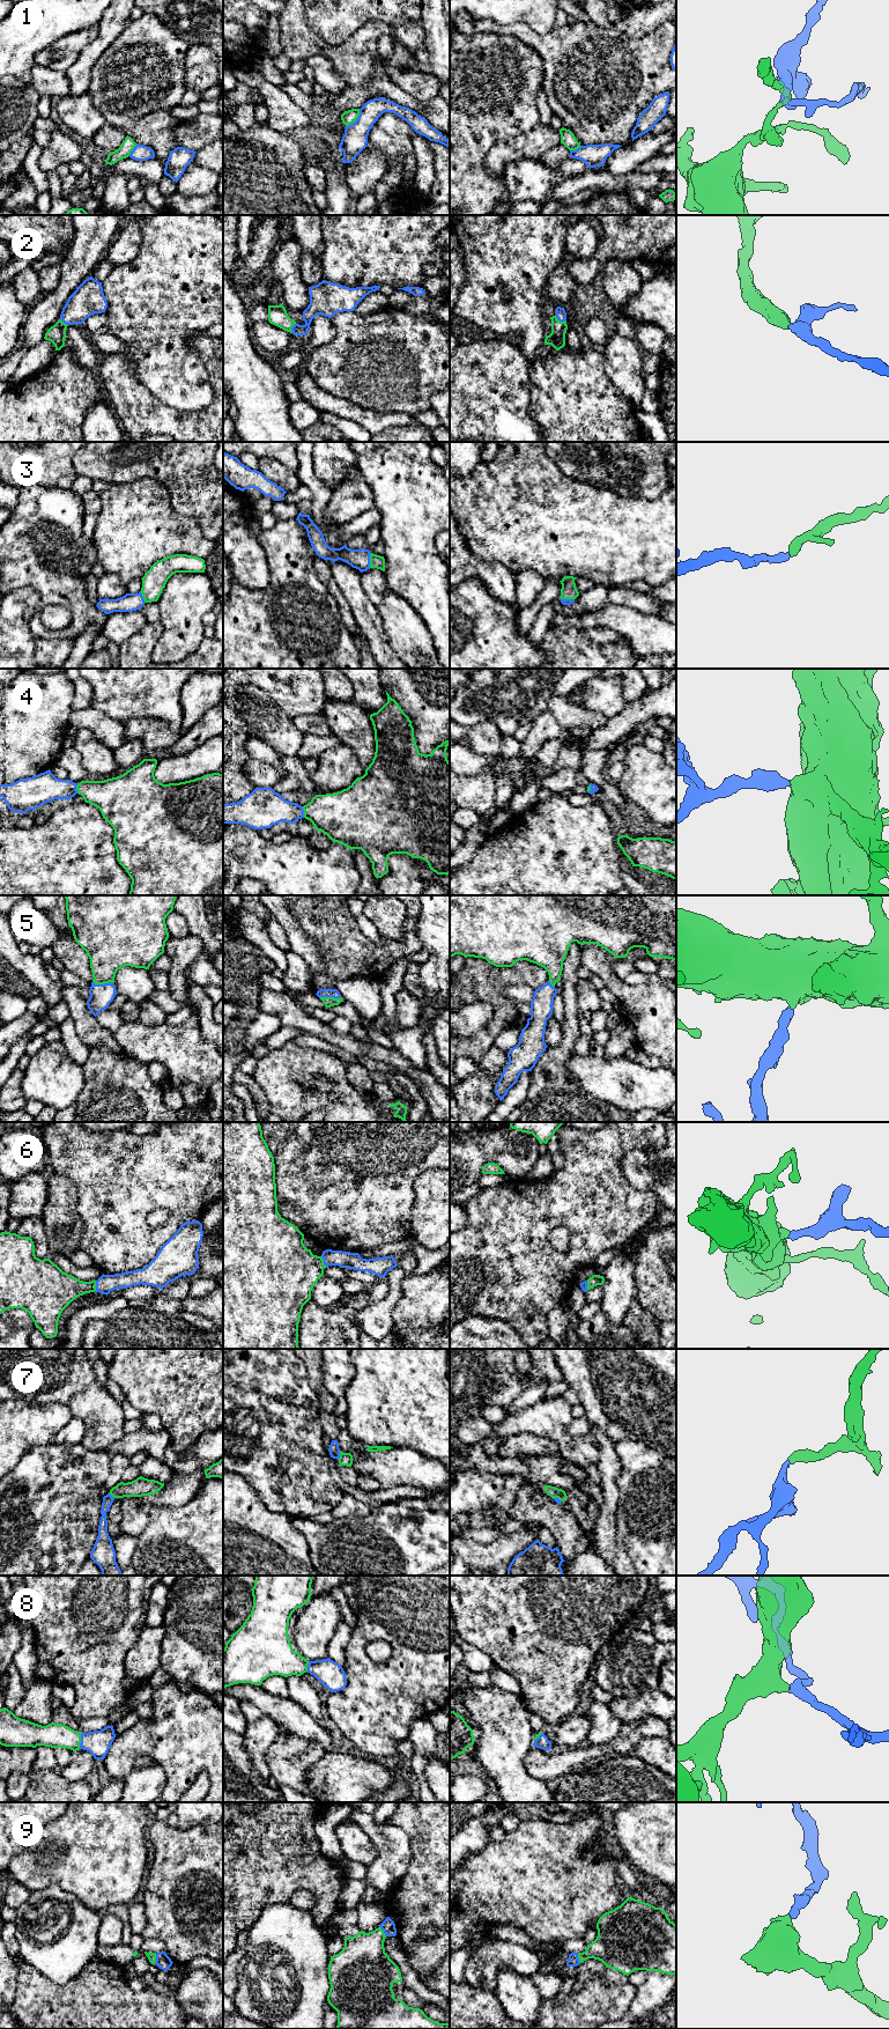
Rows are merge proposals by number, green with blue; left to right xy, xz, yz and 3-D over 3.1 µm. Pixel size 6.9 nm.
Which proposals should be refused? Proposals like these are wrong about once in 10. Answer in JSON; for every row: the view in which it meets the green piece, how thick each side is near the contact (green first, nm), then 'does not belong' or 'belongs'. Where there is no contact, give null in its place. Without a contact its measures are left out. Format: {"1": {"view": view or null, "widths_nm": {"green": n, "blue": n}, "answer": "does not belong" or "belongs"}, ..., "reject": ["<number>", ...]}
{"1": {"view": "xz", "widths_nm": {"green": 100, "blue": 170}, "answer": "does not belong"}, "2": {"view": "yz", "widths_nm": {"green": 110, "blue": 70}, "answer": "belongs"}, "3": {"view": "xz", "widths_nm": {"green": 100, "blue": 140}, "answer": "belongs"}, "4": {"view": "xz", "widths_nm": {"green": 320, "blue": 240}, "answer": "belongs"}, "5": {"view": "xy", "widths_nm": {"green": 300, "blue": 160}, "answer": "belongs"}, "6": {"view": "xy", "widths_nm": {"green": 240, "blue": 130}, "answer": "belongs"}, "7": {"view": "xz", "widths_nm": {"green": 100, "blue": 80}, "answer": "belongs"}, "8": {"view": "xy", "widths_nm": {"green": 180, "blue": 170}, "answer": "belongs"}, "9": {"view": "xy", "widths_nm": {"green": 60, "blue": 100}, "answer": "belongs"}, "reject": ["1"]}

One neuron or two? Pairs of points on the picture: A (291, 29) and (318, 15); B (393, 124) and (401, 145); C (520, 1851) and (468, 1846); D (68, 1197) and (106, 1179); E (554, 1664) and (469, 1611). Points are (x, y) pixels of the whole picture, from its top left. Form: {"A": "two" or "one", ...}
{"A": "two", "B": "one", "C": "two", "D": "two", "E": "one"}

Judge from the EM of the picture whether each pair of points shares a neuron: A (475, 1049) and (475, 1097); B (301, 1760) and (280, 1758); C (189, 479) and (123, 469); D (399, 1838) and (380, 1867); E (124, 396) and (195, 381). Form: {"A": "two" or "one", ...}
{"A": "two", "B": "one", "C": "one", "D": "one", "E": "two"}

